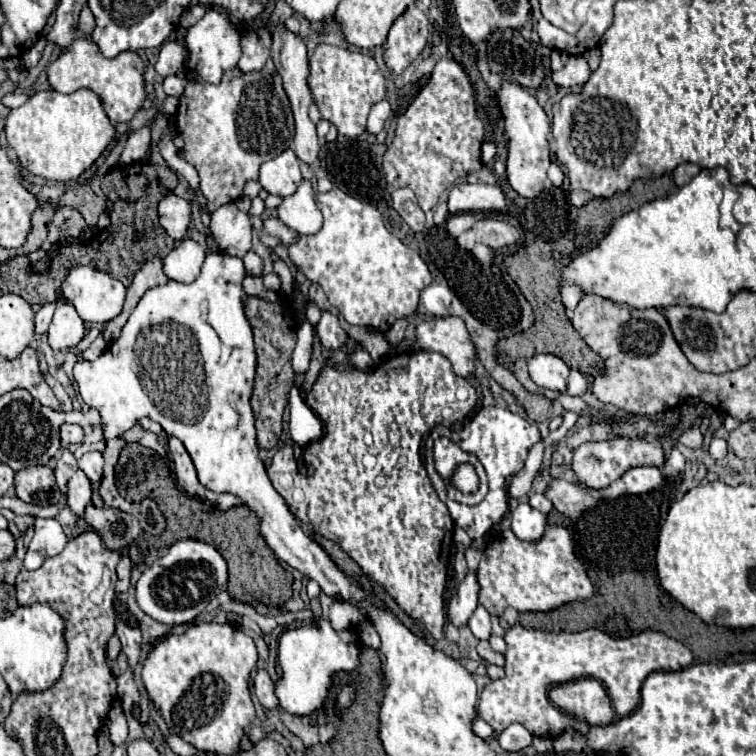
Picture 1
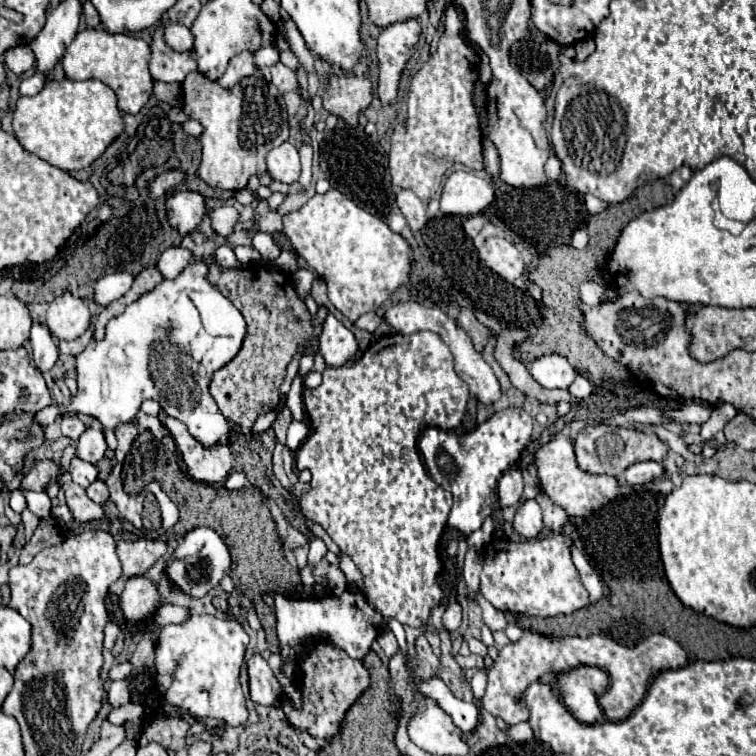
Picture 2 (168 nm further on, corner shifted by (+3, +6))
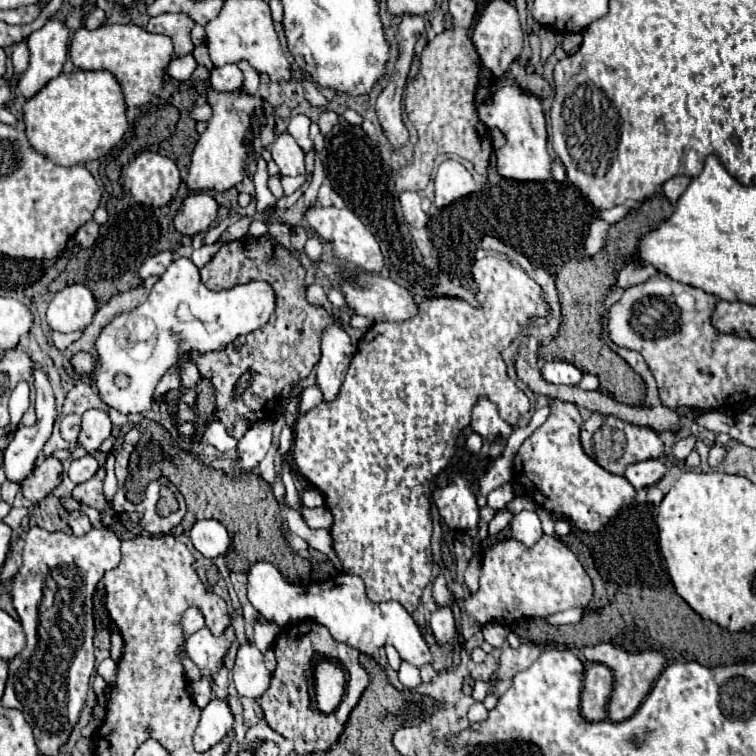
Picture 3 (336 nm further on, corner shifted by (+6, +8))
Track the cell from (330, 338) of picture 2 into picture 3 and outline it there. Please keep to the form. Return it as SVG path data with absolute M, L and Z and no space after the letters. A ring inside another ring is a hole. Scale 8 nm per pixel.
M340 325L328 327L322 335L322 359L316 365L316 385L322 391L324 401L334 401L342 387L348 365L356 353L348 333Z

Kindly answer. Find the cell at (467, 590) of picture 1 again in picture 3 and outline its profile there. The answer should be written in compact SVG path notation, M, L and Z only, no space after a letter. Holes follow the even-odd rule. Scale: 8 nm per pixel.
M440 607L432 613L430 617L430 629L432 635L436 639L436 643L442 647L446 643L450 643L456 635L456 625L454 625L454 615L450 607Z

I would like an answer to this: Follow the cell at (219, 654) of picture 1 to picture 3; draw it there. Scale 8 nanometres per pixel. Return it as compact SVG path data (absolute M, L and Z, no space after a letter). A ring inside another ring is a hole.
M202 627L188 637L186 653L200 667L202 677L214 681L214 675L222 665L222 657L228 653L232 641L234 641L232 627L228 627L222 637L214 637L206 627Z

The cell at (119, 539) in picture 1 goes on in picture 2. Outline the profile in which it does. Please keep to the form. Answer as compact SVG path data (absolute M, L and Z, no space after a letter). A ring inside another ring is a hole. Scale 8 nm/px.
M63 471L57 475L57 483L59 487L65 491L65 499L67 499L67 505L69 509L73 511L73 517L77 521L93 521L93 519L105 519L107 517L107 511L103 505L91 501L85 493L83 487L75 485L73 479L71 479L71 473L69 471Z

